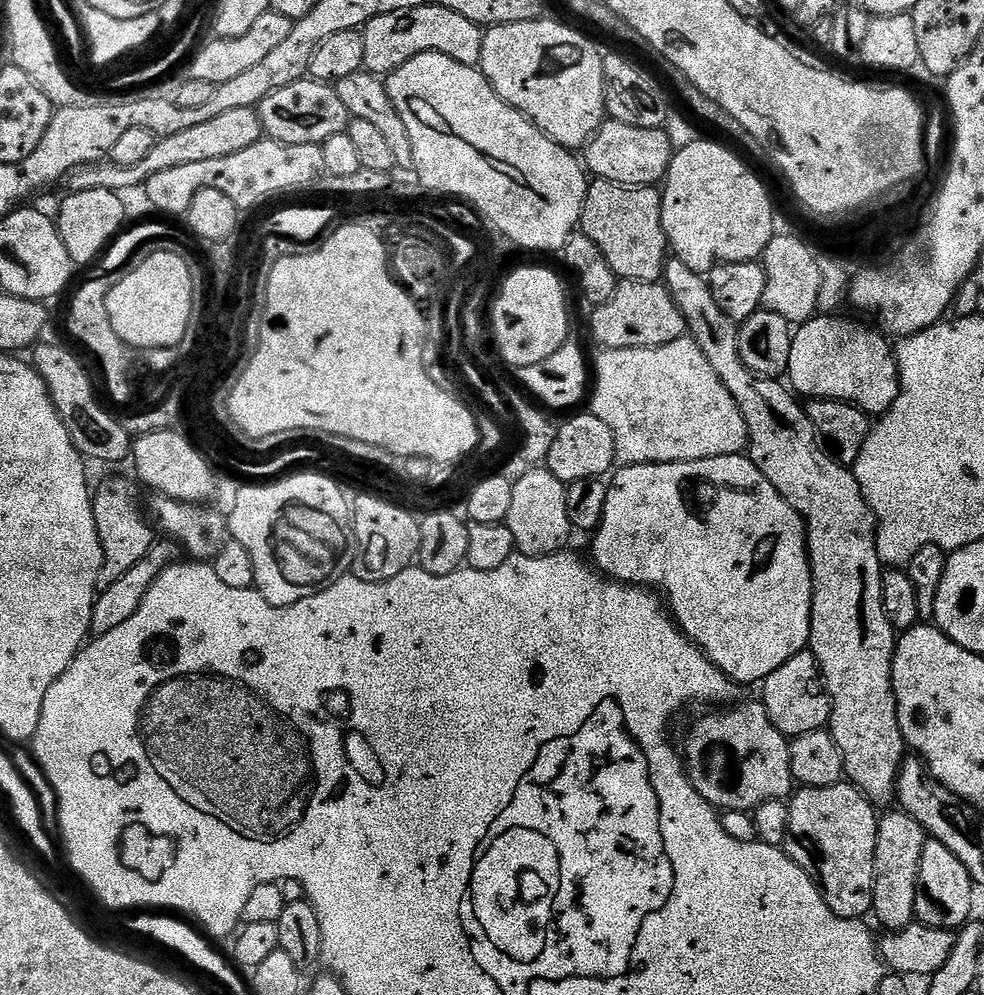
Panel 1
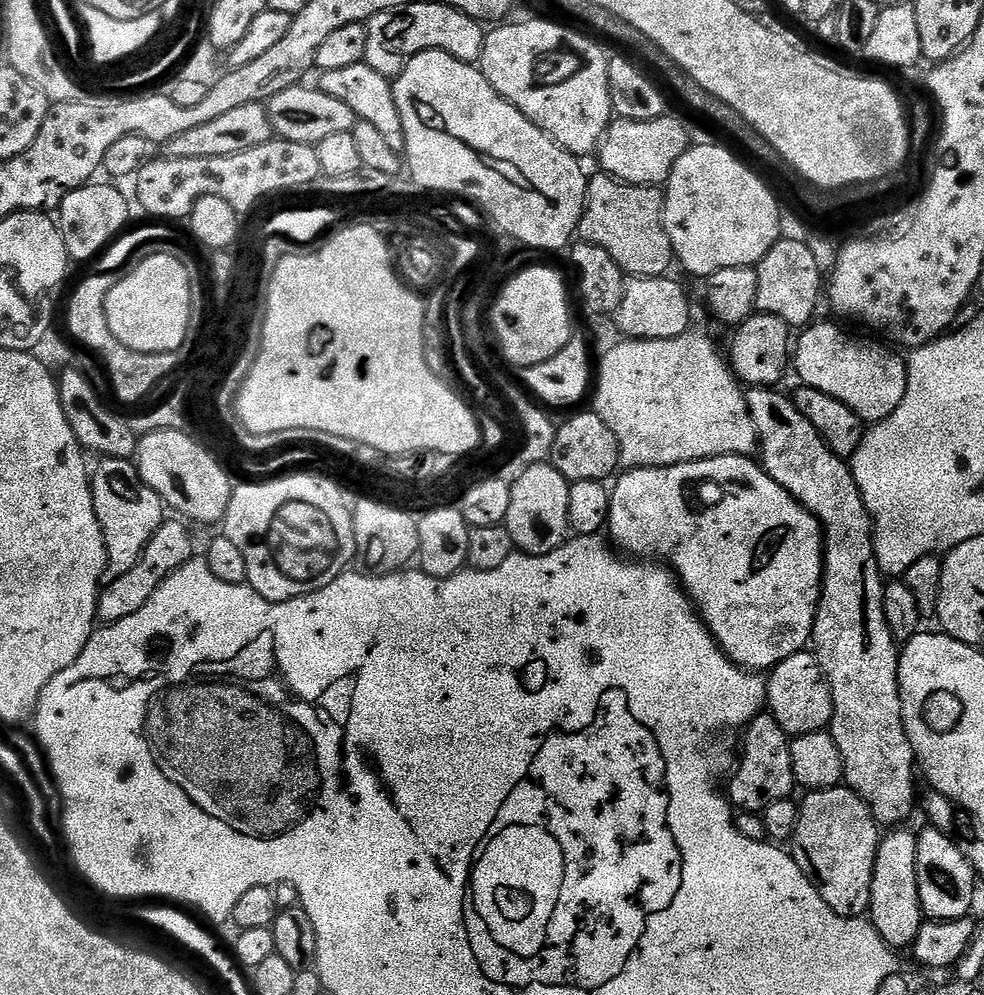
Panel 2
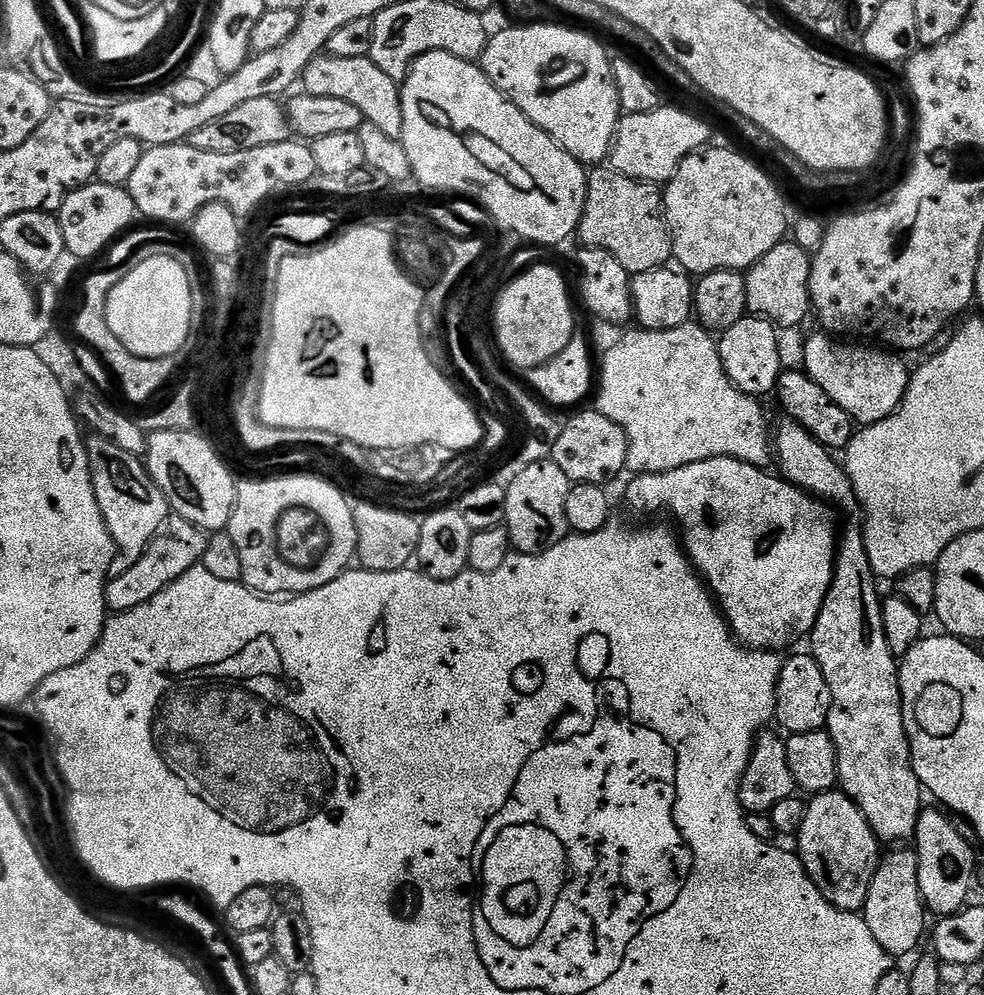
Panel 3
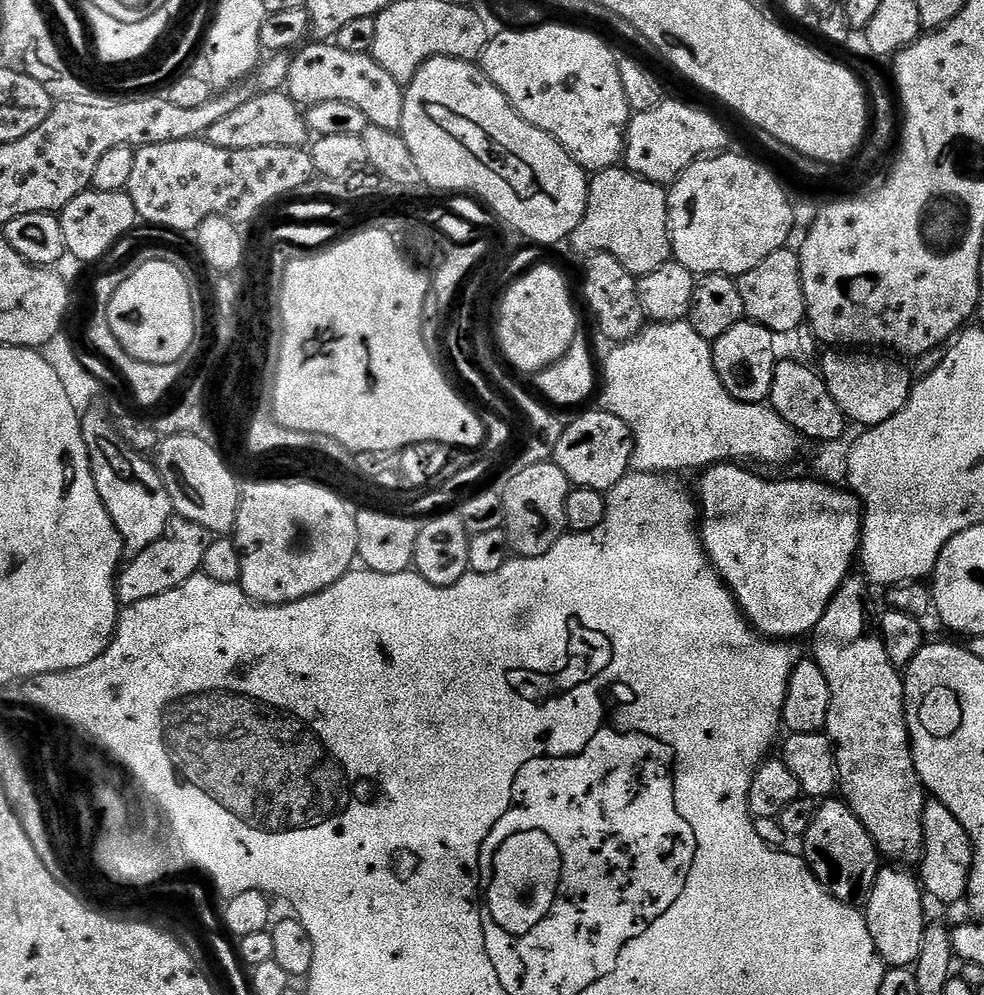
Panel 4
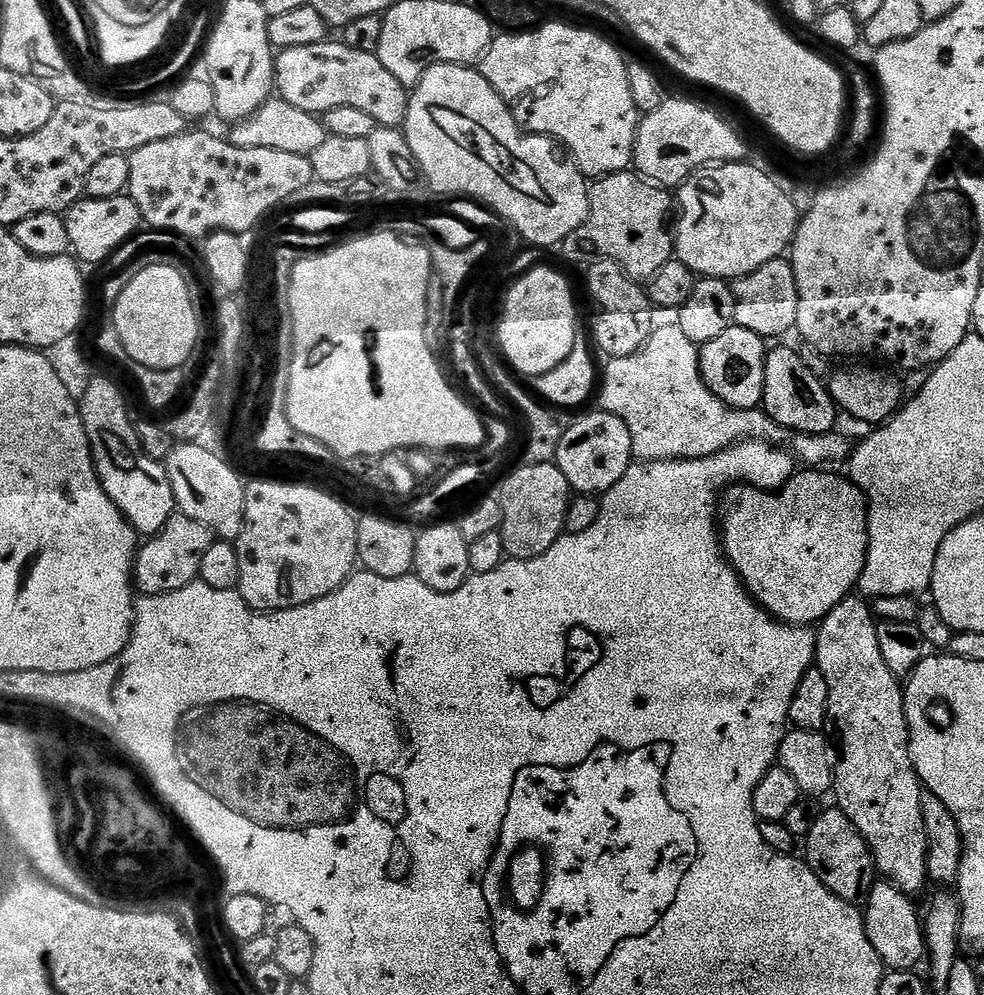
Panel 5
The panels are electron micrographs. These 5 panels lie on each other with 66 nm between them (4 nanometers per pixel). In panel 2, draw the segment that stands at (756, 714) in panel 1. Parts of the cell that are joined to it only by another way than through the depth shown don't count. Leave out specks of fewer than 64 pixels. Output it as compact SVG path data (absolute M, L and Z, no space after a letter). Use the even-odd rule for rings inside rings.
M771 714L755 716L743 729L742 735L744 753L728 784L726 796L733 809L760 814L766 806L787 800L793 795L792 791L797 791L794 766L790 762L790 738L776 725L776 719Z

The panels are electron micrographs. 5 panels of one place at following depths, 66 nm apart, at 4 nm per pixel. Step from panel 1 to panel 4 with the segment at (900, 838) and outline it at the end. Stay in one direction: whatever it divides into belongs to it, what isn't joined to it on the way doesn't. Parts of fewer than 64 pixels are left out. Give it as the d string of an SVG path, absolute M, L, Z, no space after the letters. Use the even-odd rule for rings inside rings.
M884 866L876 875L874 886L866 898L864 917L874 938L874 946L888 968L906 968L915 965L922 950L922 938L926 927L924 900L926 893L917 877L904 866Z

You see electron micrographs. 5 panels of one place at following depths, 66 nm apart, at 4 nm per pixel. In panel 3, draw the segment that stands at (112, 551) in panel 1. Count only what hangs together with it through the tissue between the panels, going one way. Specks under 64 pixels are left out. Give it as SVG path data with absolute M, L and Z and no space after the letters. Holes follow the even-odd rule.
M95 434L87 437L86 447L88 450L88 469L92 475L94 494L98 498L98 510L102 510L102 518L110 530L112 545L116 547L116 553L112 555L108 574L109 577L121 576L126 574L126 570L130 570L130 566L134 566L134 562L138 562L138 558L142 558L146 546L150 546L150 542L168 523L170 519L168 500L162 494L159 486L152 481L152 476L141 457L131 456L118 446L111 444L110 441Z

